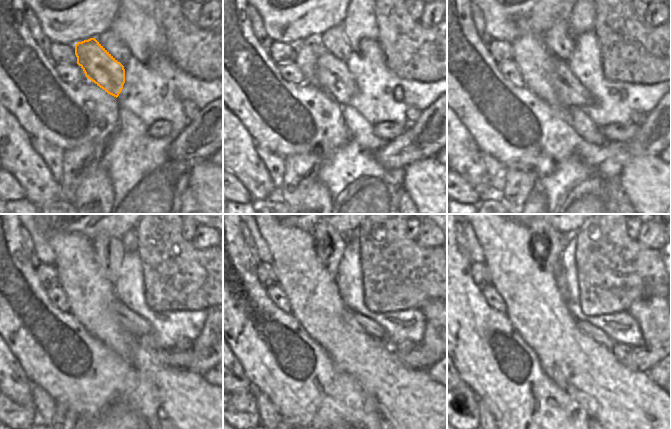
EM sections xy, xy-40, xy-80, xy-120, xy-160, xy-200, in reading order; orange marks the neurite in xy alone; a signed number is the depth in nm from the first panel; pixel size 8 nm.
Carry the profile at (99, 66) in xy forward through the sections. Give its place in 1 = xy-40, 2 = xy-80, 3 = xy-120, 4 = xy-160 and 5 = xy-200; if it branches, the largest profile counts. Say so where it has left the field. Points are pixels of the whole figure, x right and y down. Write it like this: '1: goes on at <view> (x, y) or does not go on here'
1: goes on at xy-40 (332, 74)
2: goes on at xy-80 (570, 92)
3: goes on at xy-120 (137, 325)
4: goes on at xy-160 (357, 321)
5: goes on at xy-200 (590, 330)

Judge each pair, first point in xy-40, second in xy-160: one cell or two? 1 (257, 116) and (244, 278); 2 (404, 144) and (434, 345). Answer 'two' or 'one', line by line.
1: one
2: one

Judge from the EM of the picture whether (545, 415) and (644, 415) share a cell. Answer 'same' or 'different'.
different

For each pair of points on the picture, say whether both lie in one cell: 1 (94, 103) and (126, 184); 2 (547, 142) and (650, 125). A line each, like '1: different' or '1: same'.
1: different
2: same

